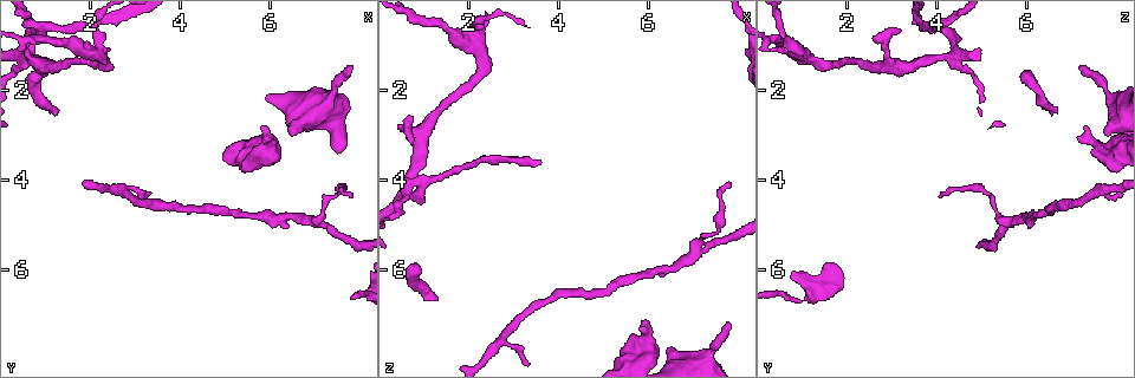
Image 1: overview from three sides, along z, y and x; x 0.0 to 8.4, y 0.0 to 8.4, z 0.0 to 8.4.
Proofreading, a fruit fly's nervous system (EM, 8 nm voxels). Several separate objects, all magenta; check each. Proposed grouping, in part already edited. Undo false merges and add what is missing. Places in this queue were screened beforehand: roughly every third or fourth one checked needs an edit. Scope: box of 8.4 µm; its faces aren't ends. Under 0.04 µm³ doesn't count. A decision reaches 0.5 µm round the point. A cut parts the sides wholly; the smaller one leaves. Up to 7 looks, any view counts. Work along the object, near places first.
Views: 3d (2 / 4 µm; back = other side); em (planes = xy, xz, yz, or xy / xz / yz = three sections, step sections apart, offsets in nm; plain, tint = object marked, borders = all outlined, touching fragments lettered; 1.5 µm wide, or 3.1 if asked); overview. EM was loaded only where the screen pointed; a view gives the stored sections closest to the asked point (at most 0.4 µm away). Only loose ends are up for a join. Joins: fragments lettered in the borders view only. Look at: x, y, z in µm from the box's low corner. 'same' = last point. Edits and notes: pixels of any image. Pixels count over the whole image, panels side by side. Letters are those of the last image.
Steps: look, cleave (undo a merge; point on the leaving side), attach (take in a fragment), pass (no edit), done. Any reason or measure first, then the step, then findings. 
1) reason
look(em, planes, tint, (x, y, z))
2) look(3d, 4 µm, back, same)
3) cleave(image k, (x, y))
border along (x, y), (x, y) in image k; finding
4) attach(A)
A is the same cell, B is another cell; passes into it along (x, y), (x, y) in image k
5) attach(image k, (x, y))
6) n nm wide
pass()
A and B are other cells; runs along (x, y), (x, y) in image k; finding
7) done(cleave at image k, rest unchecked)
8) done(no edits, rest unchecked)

branch stops here
look(em, planes, borders, (5.85, 2.85, 7.30))

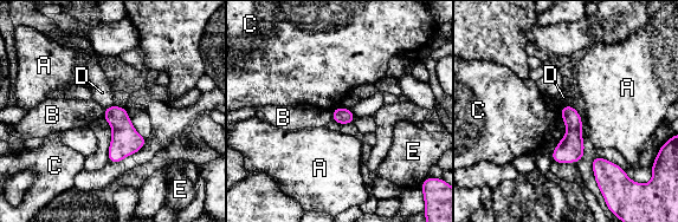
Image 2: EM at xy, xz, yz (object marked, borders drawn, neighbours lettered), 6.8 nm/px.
pass()
A, B, C, D and E are other cells; border along (340, 105), (330, 111) in image 2; none of them fits

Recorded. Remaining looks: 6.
an open end
look(3d, 4 µm, (7.85, 1.55, 7.15))

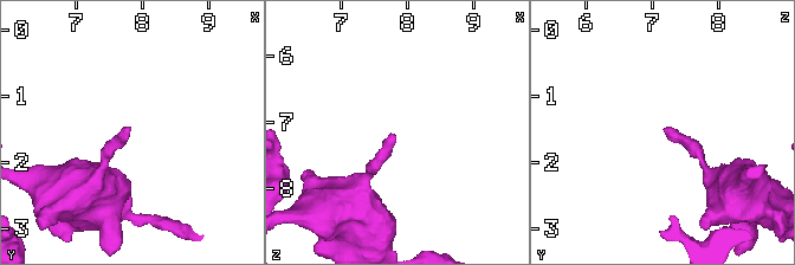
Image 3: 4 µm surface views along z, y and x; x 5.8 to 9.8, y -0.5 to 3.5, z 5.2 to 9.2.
look(em, planes, borders, (7.80, 1.55, 7.15))

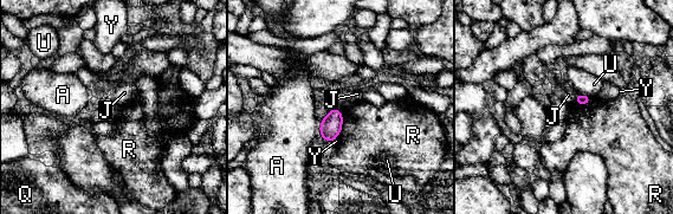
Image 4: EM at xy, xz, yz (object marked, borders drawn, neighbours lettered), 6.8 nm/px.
R touches over 190 nm
pass()
A, J, Q, R, U and Y are other cells; no lettered fragment goes on from it

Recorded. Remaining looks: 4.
arms part here
look(3d, 2 µm, back, (0.70, 1.25, 4.25))

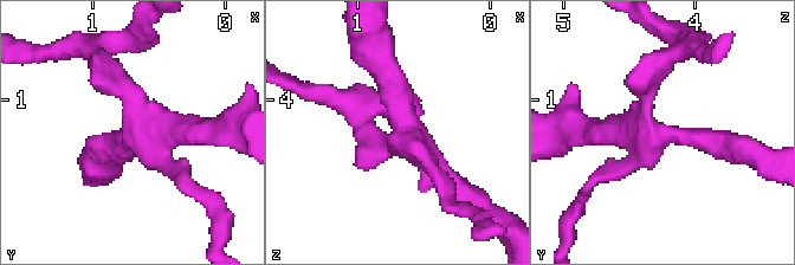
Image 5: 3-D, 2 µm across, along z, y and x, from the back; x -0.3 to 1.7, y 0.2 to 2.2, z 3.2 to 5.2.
4 arms; need the tissue
look(em, planes, borders, (0.64, 1.28, 4.28))

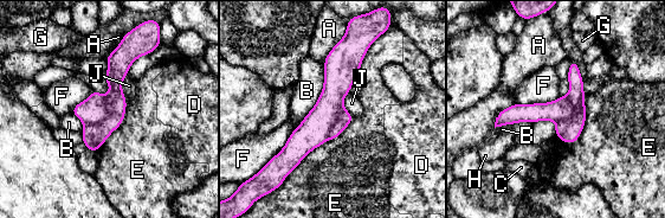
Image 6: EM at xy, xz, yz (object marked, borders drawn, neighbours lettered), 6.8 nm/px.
E touches over 650 nm
cleave(image 6, (94, 135))
A, B, C, D, E, F, G, H and J are other cells; border along (104, 96), (109, 114), (84, 124) in image 6; two neurons meet here

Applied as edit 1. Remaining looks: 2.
done(cleave at image 6, rest unchecked)

